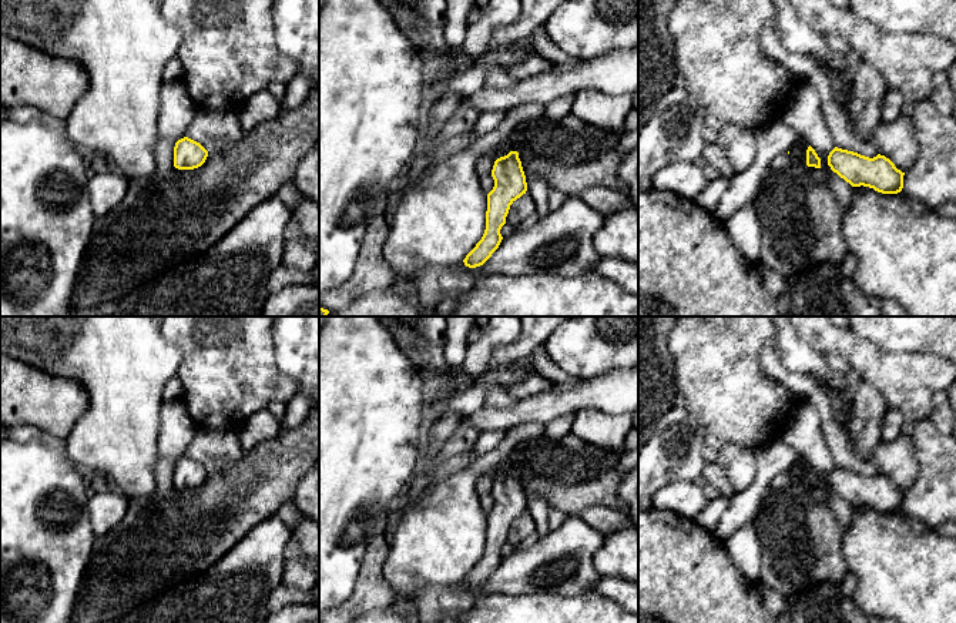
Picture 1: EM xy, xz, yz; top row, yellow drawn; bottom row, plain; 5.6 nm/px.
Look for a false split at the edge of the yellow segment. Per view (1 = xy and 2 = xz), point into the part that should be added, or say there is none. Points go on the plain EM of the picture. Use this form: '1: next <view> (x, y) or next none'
1: next none
2: next none

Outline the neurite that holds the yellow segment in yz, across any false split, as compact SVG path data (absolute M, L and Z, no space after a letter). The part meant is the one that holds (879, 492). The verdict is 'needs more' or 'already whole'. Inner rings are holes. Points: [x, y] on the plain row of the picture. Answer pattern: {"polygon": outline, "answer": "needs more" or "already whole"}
{"polygon": "M835 466L828 485L852 506L869 506L882 513L898 513L903 508L903 495L885 475L873 478Z", "answer": "already whole"}

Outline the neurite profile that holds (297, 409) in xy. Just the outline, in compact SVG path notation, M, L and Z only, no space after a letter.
M298 391L286 403L285 418L281 421L281 429L298 428L306 418L311 409L309 395Z

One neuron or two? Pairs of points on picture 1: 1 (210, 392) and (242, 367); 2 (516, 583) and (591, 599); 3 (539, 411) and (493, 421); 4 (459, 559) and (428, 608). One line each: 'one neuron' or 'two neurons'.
1: one neuron
2: two neurons
3: one neuron
4: two neurons

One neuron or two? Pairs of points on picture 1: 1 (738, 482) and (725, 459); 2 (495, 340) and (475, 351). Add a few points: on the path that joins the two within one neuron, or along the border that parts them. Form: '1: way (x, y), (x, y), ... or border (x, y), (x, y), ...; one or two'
1: way (738, 476), (738, 472), (731, 465); one
2: way (490, 340), (479, 351); one

